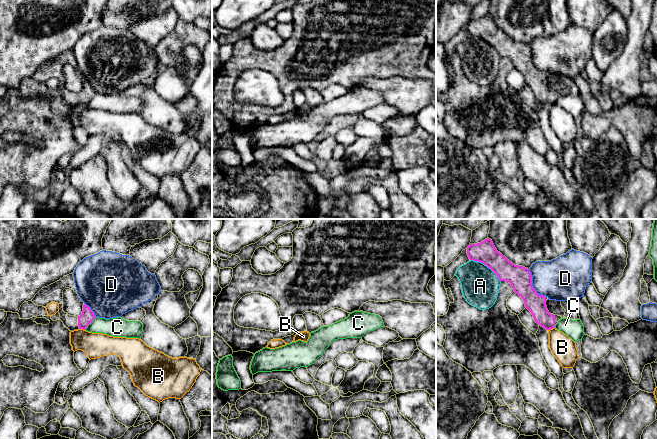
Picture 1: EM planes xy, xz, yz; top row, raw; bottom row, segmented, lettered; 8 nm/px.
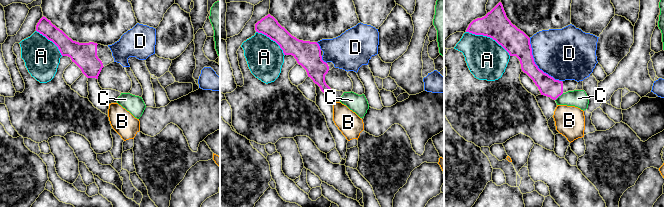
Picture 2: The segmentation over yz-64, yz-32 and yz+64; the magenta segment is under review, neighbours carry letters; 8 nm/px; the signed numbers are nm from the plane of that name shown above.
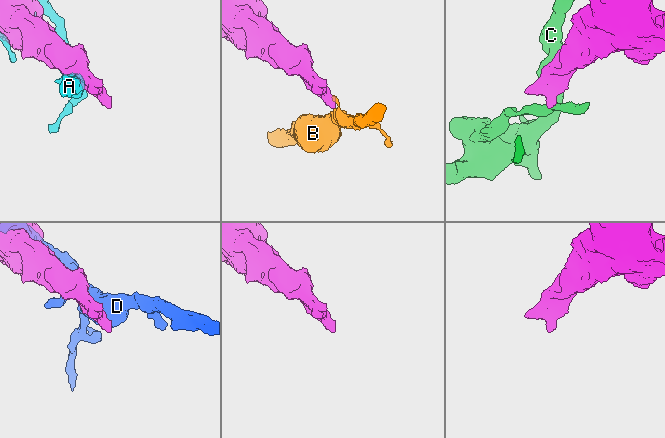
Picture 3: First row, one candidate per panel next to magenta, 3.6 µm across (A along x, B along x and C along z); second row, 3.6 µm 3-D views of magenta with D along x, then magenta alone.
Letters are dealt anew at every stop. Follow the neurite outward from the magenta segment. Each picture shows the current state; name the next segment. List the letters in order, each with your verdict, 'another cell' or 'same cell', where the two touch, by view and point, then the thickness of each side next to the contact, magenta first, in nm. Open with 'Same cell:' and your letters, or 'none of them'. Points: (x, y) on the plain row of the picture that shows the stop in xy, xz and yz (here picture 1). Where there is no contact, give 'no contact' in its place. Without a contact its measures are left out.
Same cell: none of them
A: another cell; contact yz (487, 42); calibres 180 and 300 nm
B: another cell; contact yz (551, 104); calibres 160 and 190 nm
C: another cell; contact xy (90, 99); calibres 110 and 160 nm
D: another cell; contact yz (531, 60); calibres 190 and 340 nm

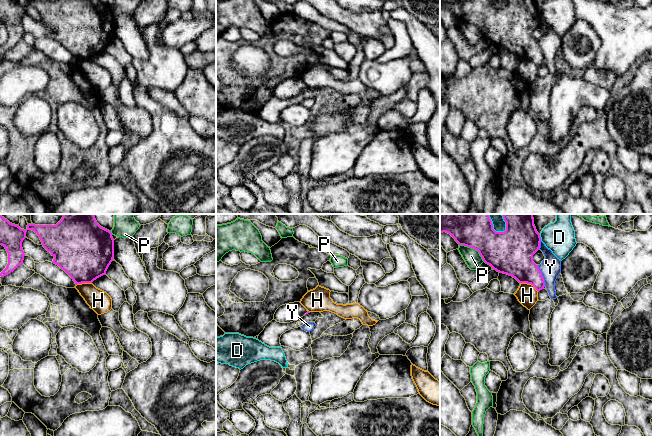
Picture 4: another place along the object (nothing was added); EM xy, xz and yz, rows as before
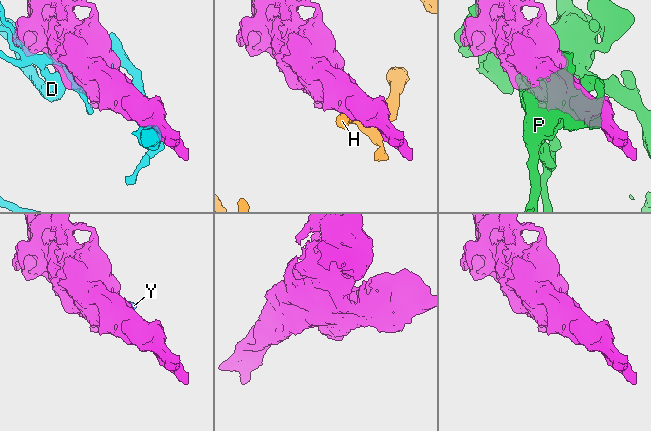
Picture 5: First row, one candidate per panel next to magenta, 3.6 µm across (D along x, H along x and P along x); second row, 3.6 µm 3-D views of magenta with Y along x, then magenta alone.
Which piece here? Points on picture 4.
Same cell: none of them
D: another cell; contact yz (540, 13); calibres 340 and 240 nm
H: another cell; contact yz (529, 59); calibres 300 and 170 nm
P: another cell; contact yz (473, 24); calibres 320 and 130 nm
Y: another cell; contact yz (542, 52); calibres 280 and 160 nm

